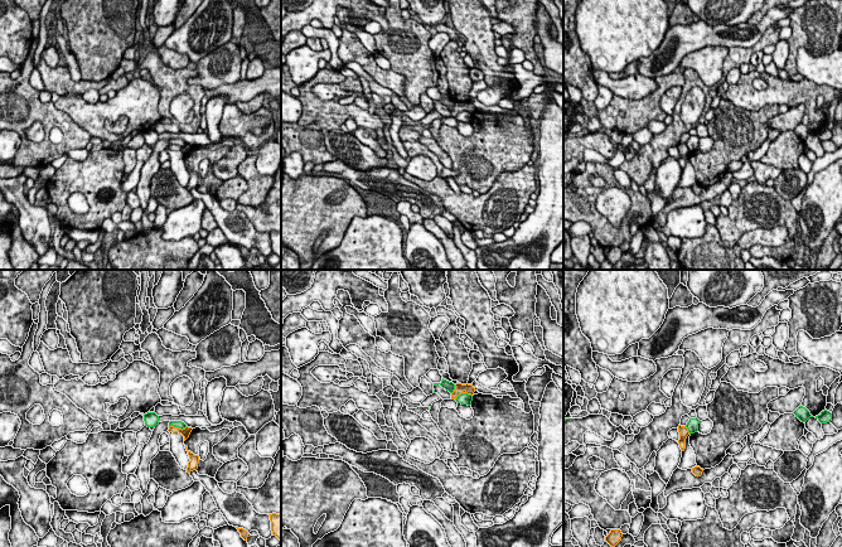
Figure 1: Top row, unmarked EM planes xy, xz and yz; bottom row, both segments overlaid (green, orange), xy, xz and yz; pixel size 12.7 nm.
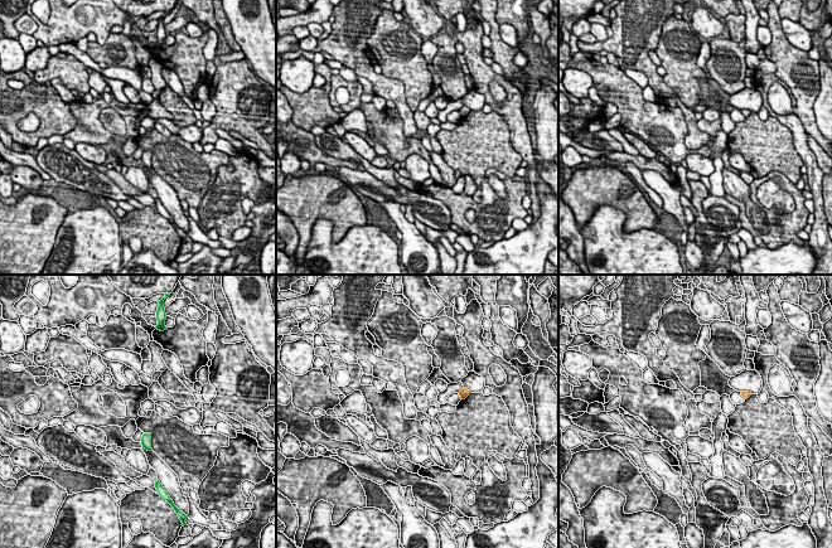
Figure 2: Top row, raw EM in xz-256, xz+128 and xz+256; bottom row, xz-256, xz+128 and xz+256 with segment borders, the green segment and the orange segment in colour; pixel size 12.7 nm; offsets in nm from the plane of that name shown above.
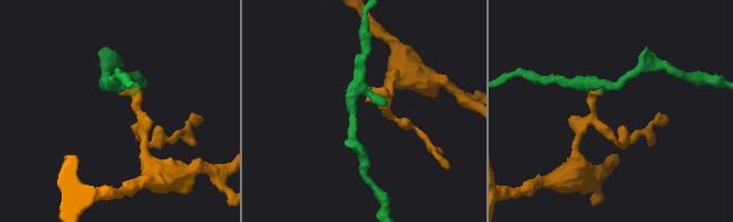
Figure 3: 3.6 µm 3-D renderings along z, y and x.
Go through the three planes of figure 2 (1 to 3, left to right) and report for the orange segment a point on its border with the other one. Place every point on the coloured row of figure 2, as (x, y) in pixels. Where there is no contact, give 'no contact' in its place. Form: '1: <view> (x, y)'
1: no contact
2: no contact
3: no contact

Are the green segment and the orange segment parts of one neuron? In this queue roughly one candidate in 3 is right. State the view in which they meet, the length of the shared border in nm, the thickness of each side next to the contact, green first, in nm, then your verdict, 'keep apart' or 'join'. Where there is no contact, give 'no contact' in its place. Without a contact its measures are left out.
xz | 240 nm | 160/130 nm | keep apart

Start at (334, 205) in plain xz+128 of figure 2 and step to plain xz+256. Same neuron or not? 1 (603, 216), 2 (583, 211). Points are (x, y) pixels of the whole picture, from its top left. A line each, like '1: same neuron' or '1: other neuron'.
1: other neuron
2: same neuron

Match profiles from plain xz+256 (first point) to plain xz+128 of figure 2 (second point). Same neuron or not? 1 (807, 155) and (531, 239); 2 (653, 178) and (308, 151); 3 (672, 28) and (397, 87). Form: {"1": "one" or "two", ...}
{"1": "two", "2": "two", "3": "two"}

